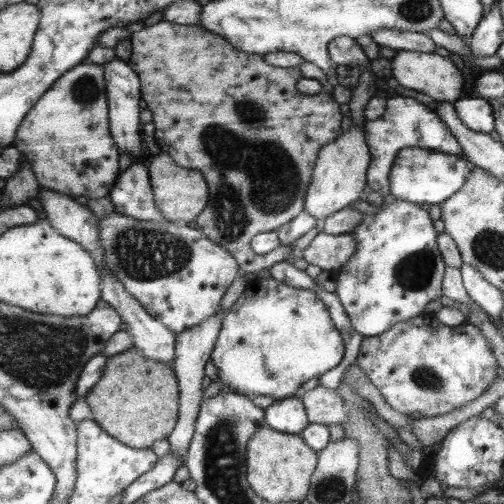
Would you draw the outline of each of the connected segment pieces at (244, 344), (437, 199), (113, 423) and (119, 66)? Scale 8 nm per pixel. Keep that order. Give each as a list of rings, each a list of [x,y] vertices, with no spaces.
[[[273,277],[255,278],[223,316],[215,347],[211,352],[220,381],[237,393],[249,396],[262,394],[277,400],[292,397],[304,383],[326,375],[344,358],[344,338],[330,319],[327,306],[310,289],[288,286]]]
[[[404,148],[397,157],[389,176],[391,194],[409,203],[444,203],[455,192],[462,190],[471,175],[471,163],[465,157],[460,158],[461,156],[428,151],[424,148]]]
[[[134,346],[109,357],[99,383],[85,396],[94,420],[116,440],[135,449],[147,449],[156,440],[166,439],[179,418],[180,402],[174,373],[170,363],[152,360]]]
[[[114,59],[104,64],[104,72],[107,81],[107,100],[110,102],[110,128],[112,137],[115,138],[116,146],[121,152],[129,152],[133,163],[142,161],[142,144],[140,144],[140,83],[138,75],[127,61]]]

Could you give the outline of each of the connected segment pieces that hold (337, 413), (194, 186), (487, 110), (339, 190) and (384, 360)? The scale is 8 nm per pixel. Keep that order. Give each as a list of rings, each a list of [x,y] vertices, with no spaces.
[[[322,386],[307,391],[301,401],[304,403],[310,423],[326,426],[340,424],[347,419],[344,399],[336,389]]]
[[[164,152],[154,155],[152,162],[148,164],[150,183],[156,206],[164,215],[166,221],[172,220],[186,224],[193,224],[194,220],[207,208],[210,202],[210,189],[202,173],[195,169],[182,168],[176,164],[173,158]]]
[[[465,97],[454,104],[461,122],[473,132],[490,134],[495,130],[495,114],[488,101],[479,97]]]
[[[354,122],[348,132],[339,139],[329,143],[319,152],[319,160],[315,166],[315,176],[306,194],[304,210],[310,216],[325,218],[343,208],[351,206],[352,202],[360,200],[366,188],[367,172],[371,167],[371,146],[367,140],[367,132]]]
[[[415,316],[390,327],[382,335],[364,337],[355,363],[366,373],[390,406],[402,414],[422,418],[444,416],[482,396],[498,376],[498,357],[491,341],[470,322],[455,327],[442,324],[436,316]]]

